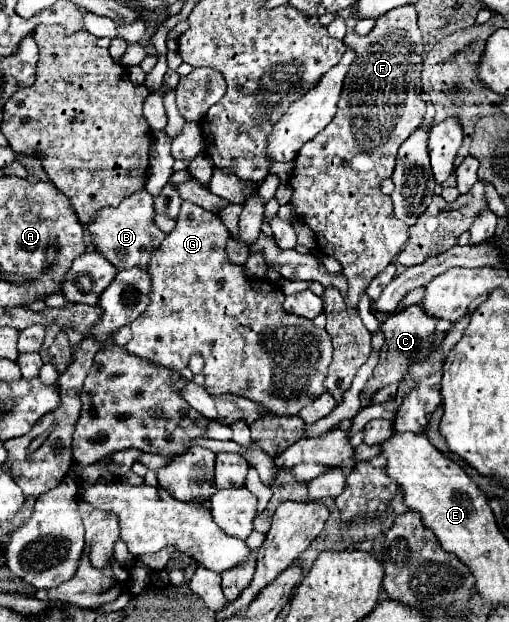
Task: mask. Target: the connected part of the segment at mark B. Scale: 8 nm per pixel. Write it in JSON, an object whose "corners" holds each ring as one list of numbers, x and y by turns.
{"corners":[[143,190,135,196,129,196,115,208,103,208,95,222,89,224,89,232,93,234,93,244,103,252,103,256,117,268,145,268,151,256,159,250,161,242,165,240,165,232,155,224,155,210,153,210,153,196]]}

